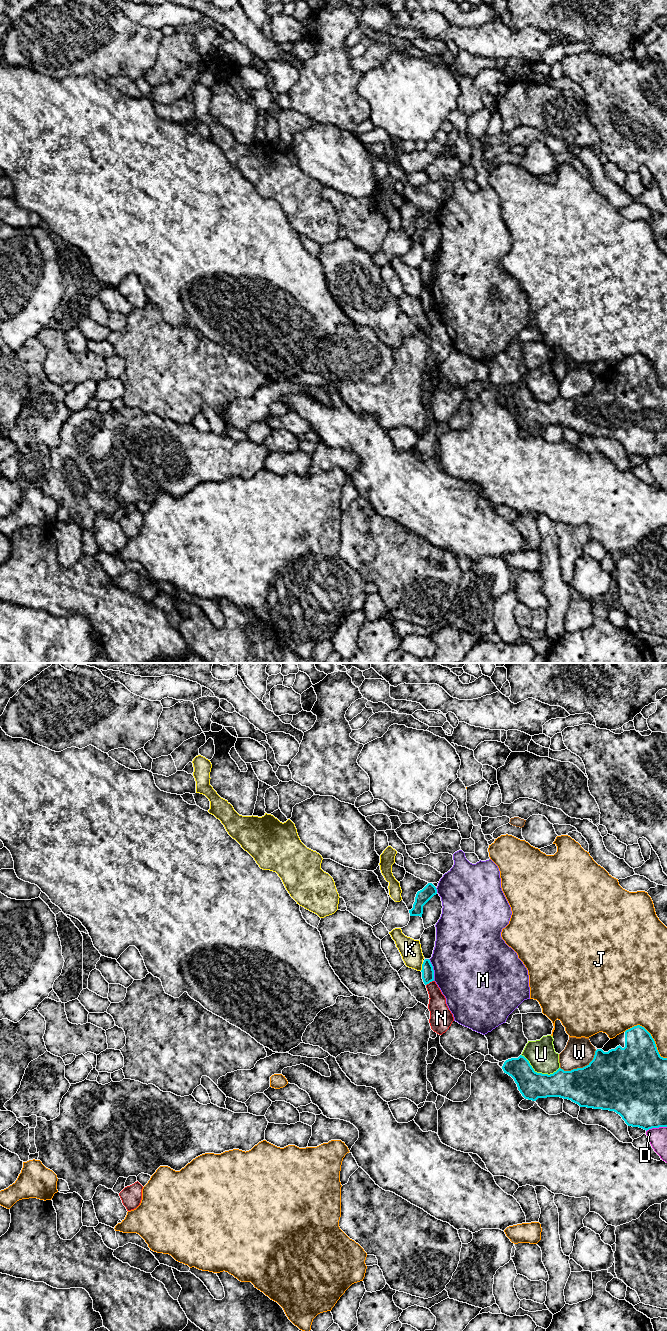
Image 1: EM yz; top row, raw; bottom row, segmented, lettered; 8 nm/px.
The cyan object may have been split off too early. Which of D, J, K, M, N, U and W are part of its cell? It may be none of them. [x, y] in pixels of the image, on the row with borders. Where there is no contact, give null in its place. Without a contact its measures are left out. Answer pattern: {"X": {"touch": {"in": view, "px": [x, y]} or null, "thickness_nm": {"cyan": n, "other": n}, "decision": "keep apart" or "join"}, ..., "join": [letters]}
{"D": {"touch": {"in": "yz", "px": [656, 1127]}, "thickness_nm": {"cyan": 420, "other": 150}, "decision": "keep apart"}, "J": {"touch": {"in": "yz", "px": [650, 1035]}, "thickness_nm": {"cyan": 360, "other": 340}, "decision": "keep apart"}, "K": {"touch": {"in": "yz", "px": [422, 966]}, "thickness_nm": {"cyan": 100, "other": 170}, "decision": "keep apart"}, "M": {"touch": {"in": "yz", "px": [433, 970]}, "thickness_nm": {"cyan": 100, "other": 500}, "decision": "keep apart"}, "N": {"touch": {"in": "yz", "px": [429, 982]}, "thickness_nm": {"cyan": 100, "other": 160}, "decision": "keep apart"}, "U": {"touch": {"in": "yz", "px": [539, 1073]}, "thickness_nm": {"cyan": 220, "other": 220}, "decision": "keep apart"}, "W": {"touch": {"in": "yz", "px": [580, 1068]}, "thickness_nm": {"cyan": 420, "other": 240}, "decision": "keep apart"}, "join": []}

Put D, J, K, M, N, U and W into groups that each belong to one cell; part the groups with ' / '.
D / J / K / M / N / U / W

